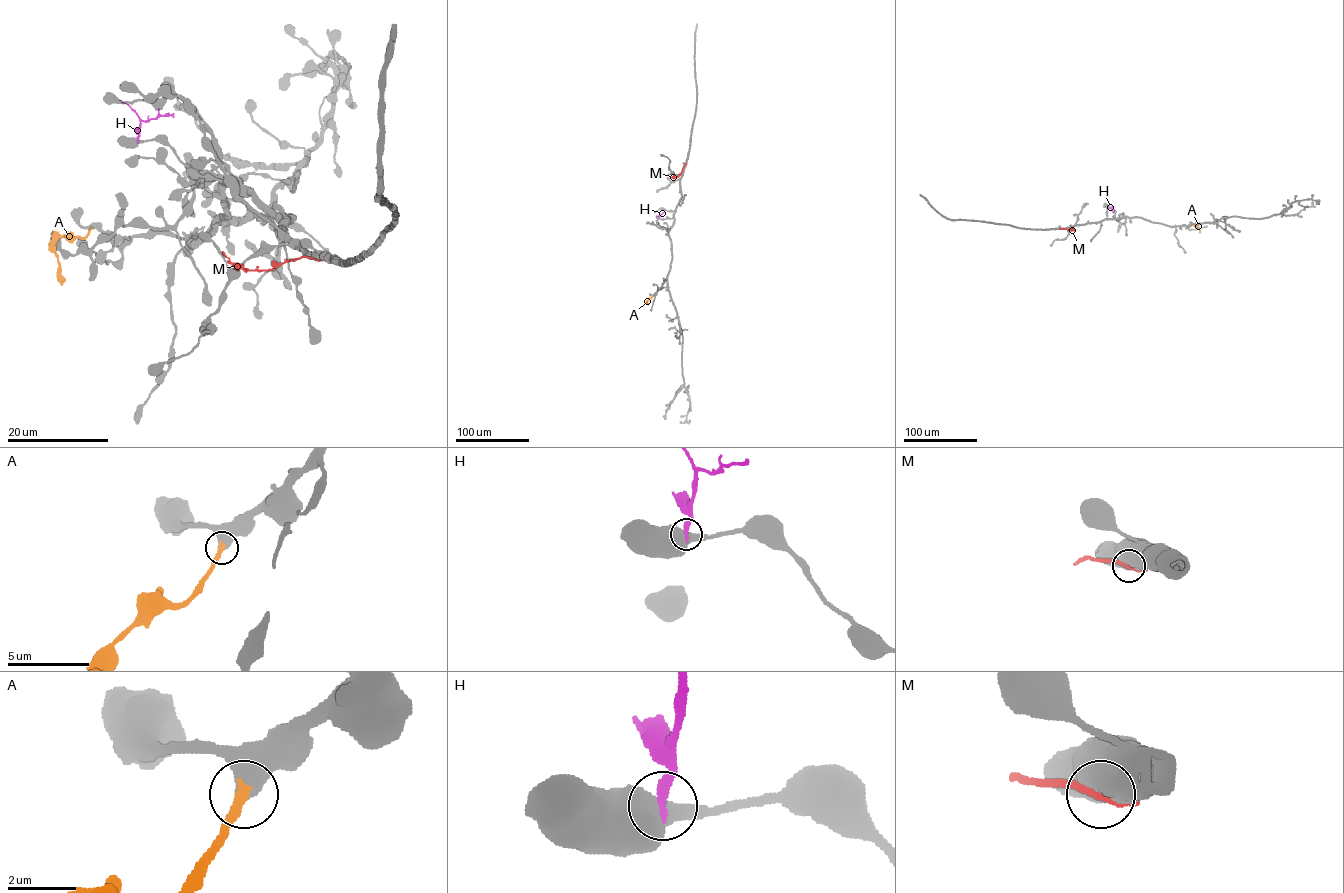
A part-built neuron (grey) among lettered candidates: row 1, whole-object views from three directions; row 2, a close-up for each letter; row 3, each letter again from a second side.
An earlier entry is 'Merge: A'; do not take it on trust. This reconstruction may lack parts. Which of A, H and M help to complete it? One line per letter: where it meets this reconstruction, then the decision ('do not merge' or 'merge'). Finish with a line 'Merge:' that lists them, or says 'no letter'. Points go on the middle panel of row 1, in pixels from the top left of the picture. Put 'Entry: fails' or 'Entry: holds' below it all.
A: (652, 296) | merge
H: (659, 217) | do not merge
M: (685, 164) | do not merge
Merge: A
Entry: holds

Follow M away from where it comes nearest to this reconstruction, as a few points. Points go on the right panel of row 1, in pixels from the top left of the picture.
M: (1060, 229), (1073, 230), (1073, 228)

